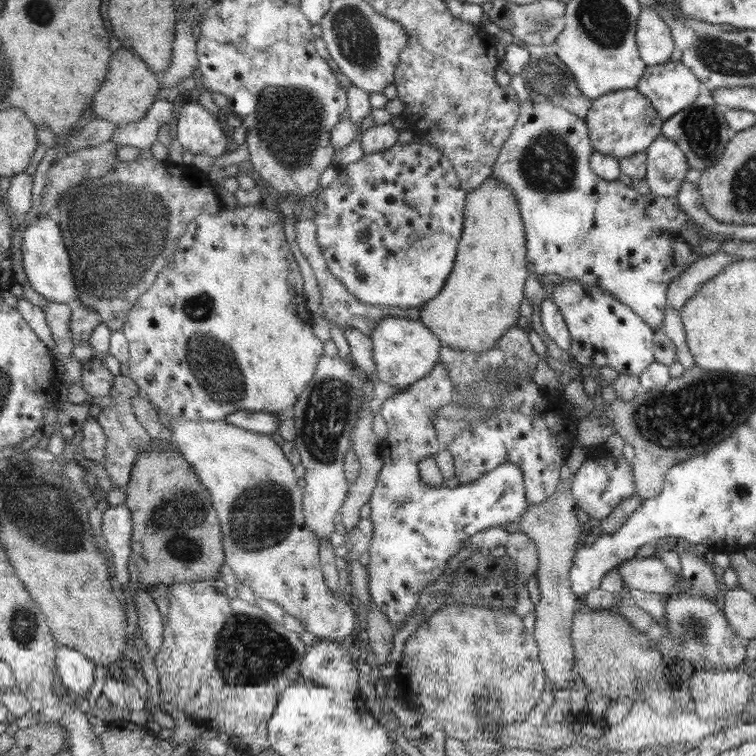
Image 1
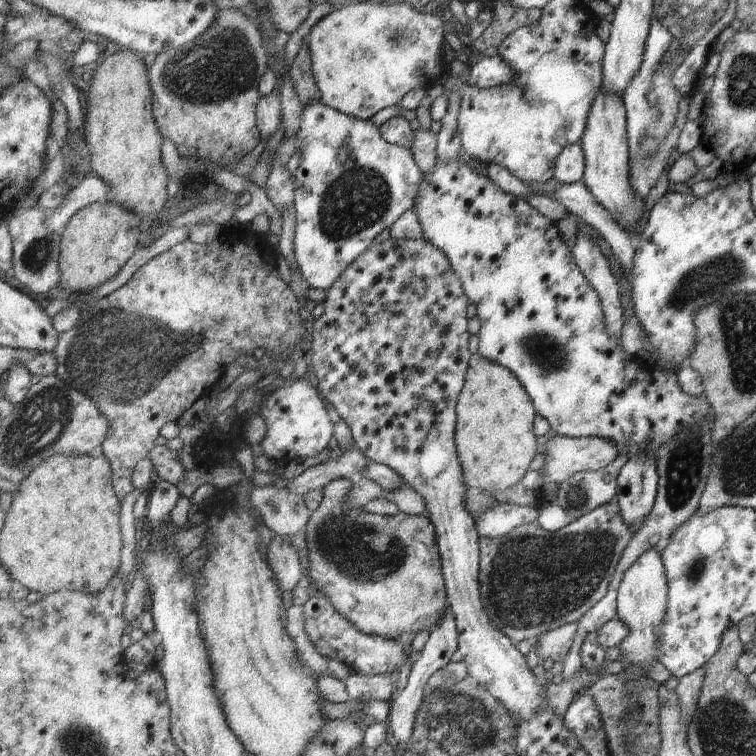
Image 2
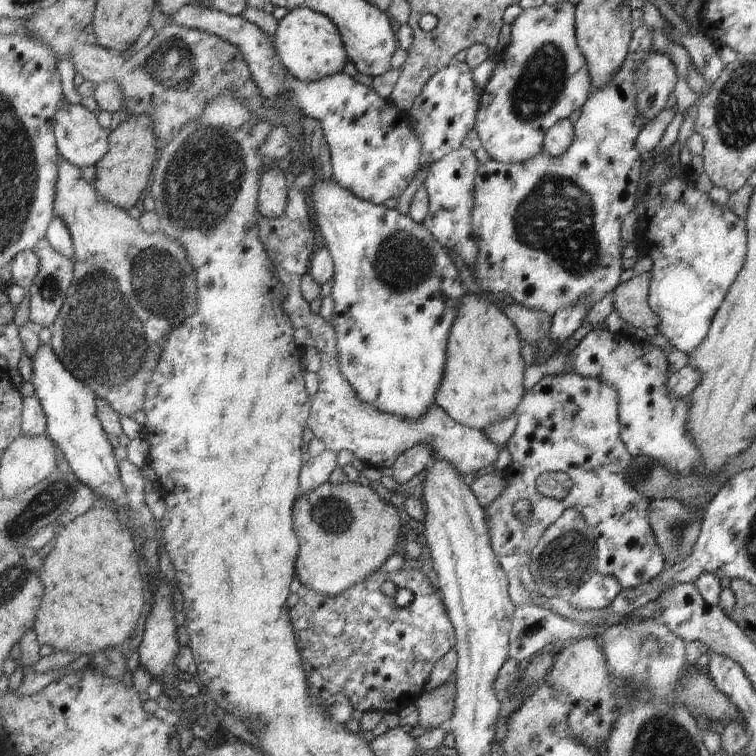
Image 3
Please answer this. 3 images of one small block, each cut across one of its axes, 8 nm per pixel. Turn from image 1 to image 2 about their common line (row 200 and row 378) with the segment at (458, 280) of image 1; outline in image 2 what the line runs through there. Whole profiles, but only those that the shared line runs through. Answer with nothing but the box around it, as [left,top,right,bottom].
[456,352,542,492]

